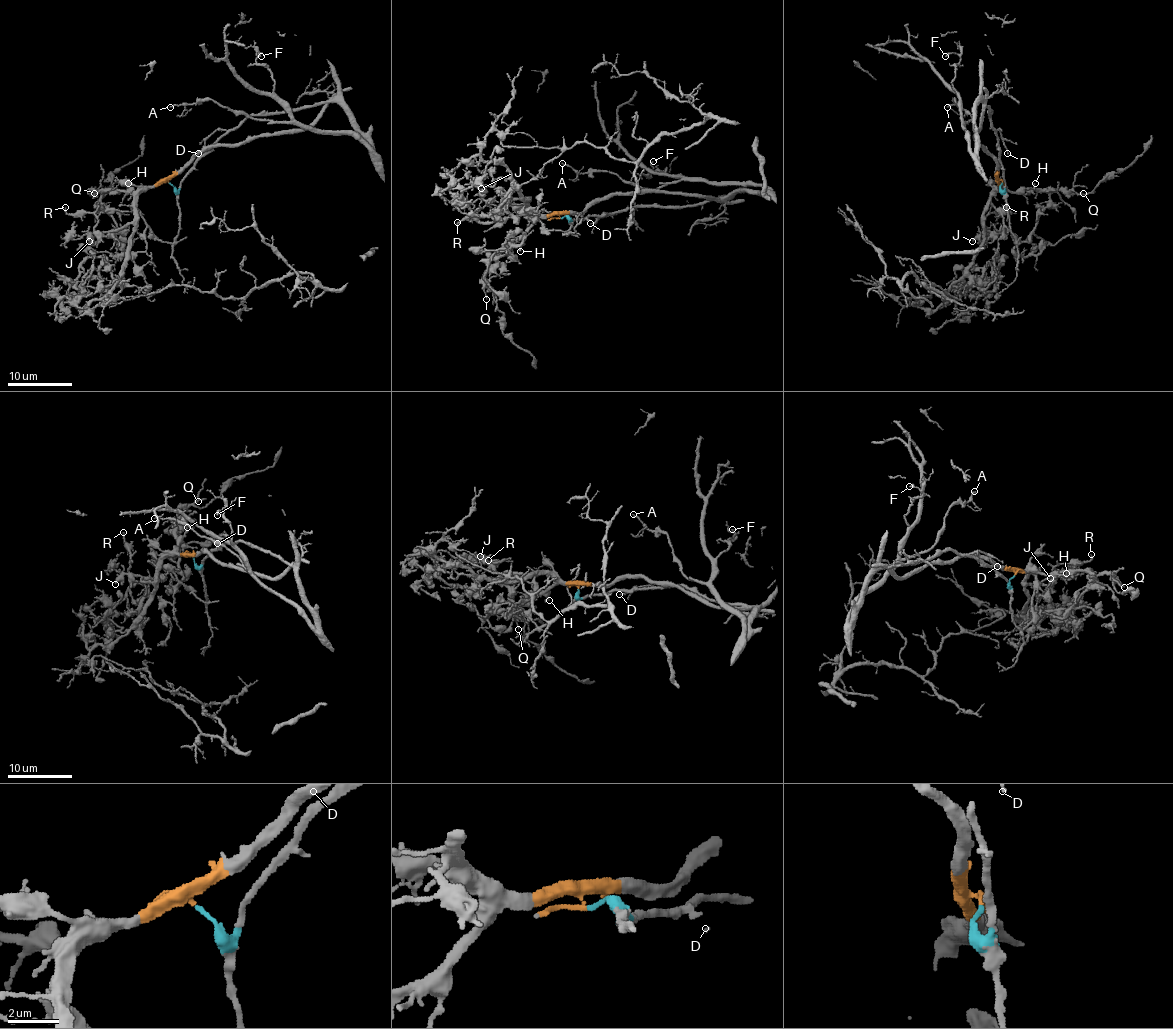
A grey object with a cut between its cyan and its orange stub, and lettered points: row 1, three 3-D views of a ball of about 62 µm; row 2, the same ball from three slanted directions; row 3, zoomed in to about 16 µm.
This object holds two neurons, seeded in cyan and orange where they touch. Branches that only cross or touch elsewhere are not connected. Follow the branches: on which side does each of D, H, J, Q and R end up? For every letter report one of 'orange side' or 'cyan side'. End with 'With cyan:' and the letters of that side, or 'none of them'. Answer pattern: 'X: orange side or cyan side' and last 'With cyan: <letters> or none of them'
D: cyan side
H: orange side
J: orange side
Q: orange side
R: orange side
With cyan: D

